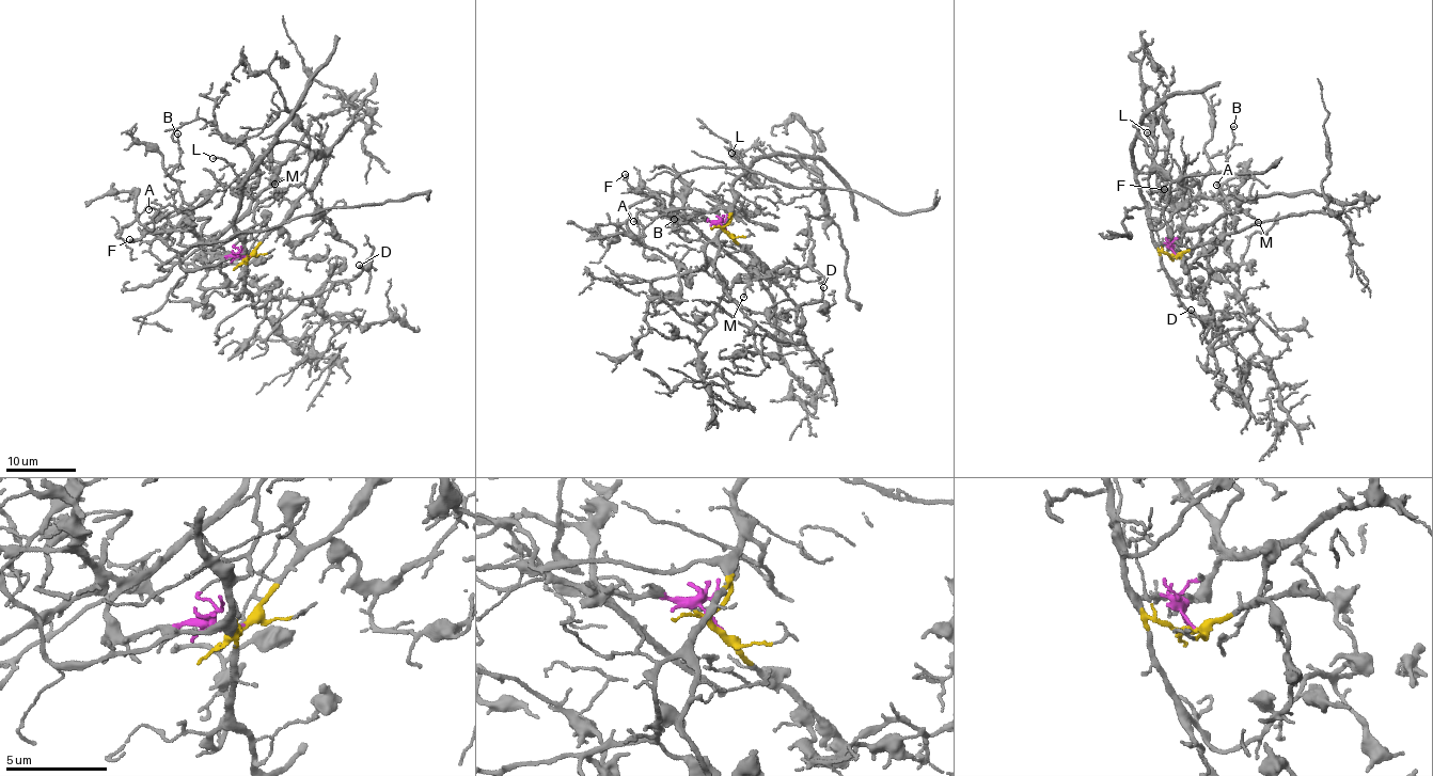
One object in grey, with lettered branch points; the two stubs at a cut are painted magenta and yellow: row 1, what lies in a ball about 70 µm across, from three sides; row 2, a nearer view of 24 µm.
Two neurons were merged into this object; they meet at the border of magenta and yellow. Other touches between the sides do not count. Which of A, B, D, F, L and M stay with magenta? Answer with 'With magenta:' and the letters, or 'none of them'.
With magenta: F, M

